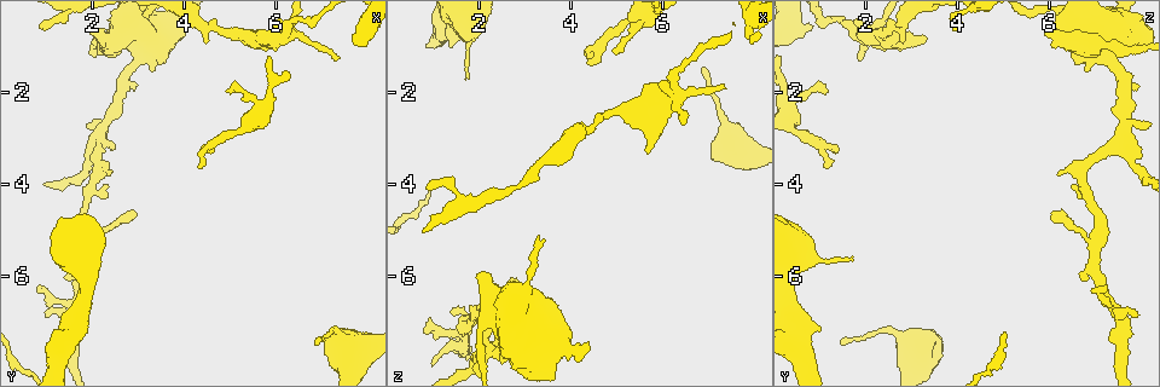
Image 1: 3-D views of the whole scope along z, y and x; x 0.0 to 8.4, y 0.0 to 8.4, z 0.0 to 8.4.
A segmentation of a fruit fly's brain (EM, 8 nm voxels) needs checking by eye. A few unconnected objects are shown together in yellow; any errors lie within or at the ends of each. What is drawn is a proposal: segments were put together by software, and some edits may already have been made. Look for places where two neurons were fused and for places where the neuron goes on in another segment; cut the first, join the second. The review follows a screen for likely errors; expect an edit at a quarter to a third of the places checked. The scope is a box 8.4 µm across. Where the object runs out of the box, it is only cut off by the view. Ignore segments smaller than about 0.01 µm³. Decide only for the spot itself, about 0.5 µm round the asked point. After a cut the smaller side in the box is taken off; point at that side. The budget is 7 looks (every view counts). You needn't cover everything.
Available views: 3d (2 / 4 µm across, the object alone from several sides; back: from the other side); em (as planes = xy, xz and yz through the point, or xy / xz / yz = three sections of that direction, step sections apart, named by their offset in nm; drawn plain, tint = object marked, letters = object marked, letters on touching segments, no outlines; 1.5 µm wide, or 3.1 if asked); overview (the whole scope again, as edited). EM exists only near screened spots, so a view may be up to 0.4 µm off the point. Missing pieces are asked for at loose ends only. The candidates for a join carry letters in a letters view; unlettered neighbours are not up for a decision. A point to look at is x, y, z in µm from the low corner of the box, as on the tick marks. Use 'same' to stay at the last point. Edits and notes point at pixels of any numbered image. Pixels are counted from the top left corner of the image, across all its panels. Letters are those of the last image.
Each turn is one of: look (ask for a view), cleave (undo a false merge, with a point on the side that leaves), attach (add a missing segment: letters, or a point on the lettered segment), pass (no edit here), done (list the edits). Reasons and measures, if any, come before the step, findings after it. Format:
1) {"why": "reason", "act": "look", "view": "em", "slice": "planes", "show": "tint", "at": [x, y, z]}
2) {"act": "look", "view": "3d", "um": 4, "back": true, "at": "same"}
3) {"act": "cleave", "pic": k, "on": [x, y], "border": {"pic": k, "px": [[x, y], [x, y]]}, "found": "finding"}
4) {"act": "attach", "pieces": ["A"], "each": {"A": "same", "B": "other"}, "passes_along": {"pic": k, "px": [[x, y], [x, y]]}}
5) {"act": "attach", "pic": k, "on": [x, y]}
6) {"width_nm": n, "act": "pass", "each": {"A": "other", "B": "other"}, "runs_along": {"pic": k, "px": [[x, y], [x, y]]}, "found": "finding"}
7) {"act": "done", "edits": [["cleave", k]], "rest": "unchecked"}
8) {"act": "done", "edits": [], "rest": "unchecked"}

{"why": "branch stops here", "act": "look", "view": "3d", "um": 4, "at": [5.75, 0.85, 3.30]}

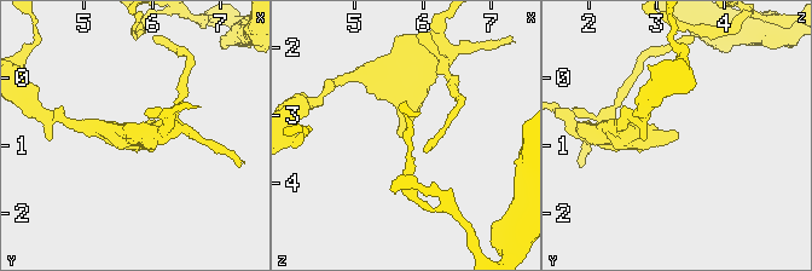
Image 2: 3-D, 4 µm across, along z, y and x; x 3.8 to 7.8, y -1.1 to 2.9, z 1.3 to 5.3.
{"why": "now the EM", "act": "look", "view": "em", "slice": "xy", "step": 4, "show": "tint", "at": [5.70, 0.85, 3.35]}

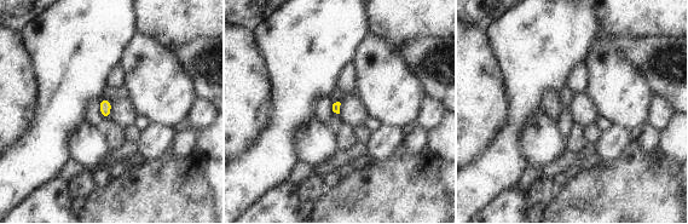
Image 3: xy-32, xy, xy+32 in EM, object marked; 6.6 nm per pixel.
{"act": "look", "view": "em", "slice": "planes", "show": "letters", "at": "same"}

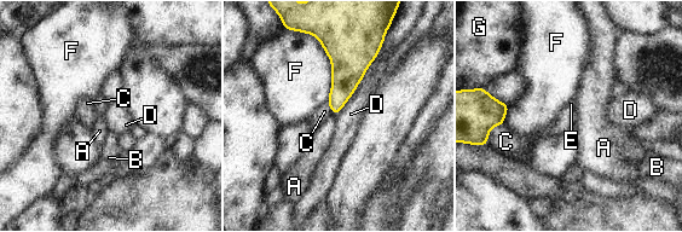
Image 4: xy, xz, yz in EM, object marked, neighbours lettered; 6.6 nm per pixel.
{"act": "pass", "each": {"A": "other", "B": "other", "C": "other", "D": "other", "E": "other", "F": "other", "G": "other"}, "border": {"pic": 4, "px": [[360, 82], [335, 116]]}, "found": "no lettered segment goes on from it"}

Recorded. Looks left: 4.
{"why": "an open end", "act": "look", "view": "em", "slice": "yz", "step": 8, "show": "letters", "at": [7.30, 1.35, 1.85]}

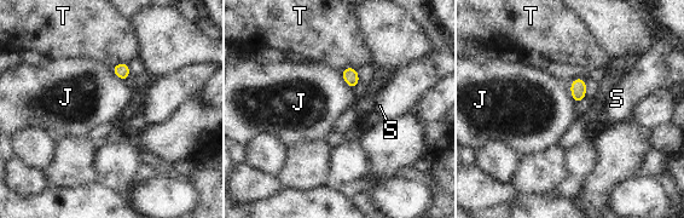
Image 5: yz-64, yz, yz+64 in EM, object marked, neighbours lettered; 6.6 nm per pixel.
{"act": "pass", "each": {"J": "other", "S": "other", "T": "other"}, "border": {"pic": 5, "px": [[340, 72], [343, 80], [355, 89]]}, "found": "none of them fits"}

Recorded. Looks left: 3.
{"why": "an open end", "act": "look", "view": "3d", "um": 2, "at": [1.75, 5.70, 1.80]}

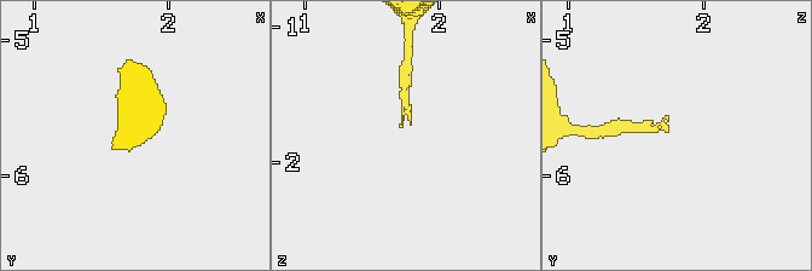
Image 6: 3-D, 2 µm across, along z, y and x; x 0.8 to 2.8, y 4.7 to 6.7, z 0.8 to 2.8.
{"why": "now the EM", "act": "look", "view": "em", "slice": "xz", "step": 8, "show": "letters", "at": [1.70, 5.62, 1.76]}

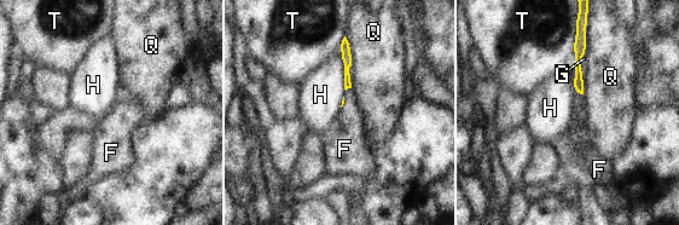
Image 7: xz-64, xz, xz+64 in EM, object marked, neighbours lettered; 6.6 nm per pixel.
{"why": "another direction", "act": "look", "view": "em", "slice": "planes", "show": "letters", "at": "same"}

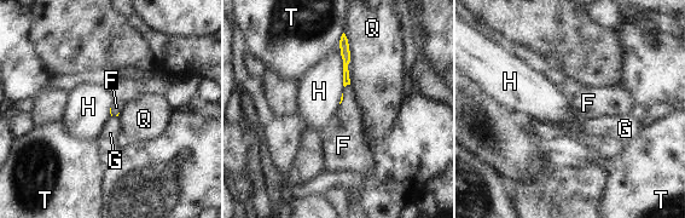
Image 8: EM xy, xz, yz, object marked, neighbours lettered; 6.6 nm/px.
{"act": "attach", "pieces": ["F"], "each": {"F": "same", "G": "other", "H": "other", "Q": "other", "T": "other"}, "passes_along": {"pic": 8, "px": [[344, 49], [347, 84], [347, 121]]}, "found": "it goes on there"}

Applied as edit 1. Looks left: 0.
{"act": "done", "edits": [["attach", 8]], "rest": "unchecked"}

